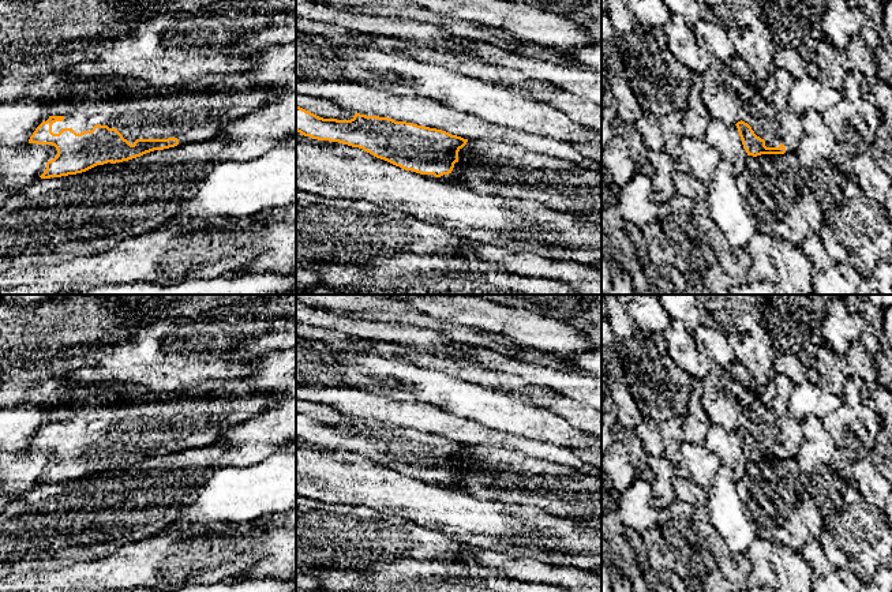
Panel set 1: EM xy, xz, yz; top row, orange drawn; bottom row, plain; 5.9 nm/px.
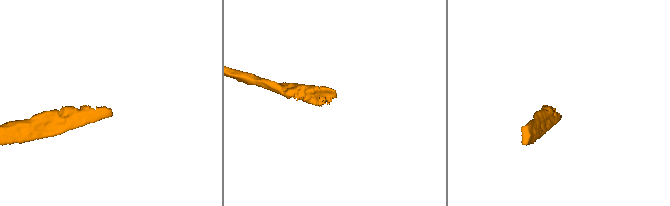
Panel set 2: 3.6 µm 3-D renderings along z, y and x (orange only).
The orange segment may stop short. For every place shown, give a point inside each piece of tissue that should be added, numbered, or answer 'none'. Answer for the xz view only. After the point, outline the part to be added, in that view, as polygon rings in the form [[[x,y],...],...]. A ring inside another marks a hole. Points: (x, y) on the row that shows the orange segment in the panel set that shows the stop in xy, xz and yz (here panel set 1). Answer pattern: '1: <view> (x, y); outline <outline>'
1: xz (450, 178); outline [[[456,162],[453,171],[449,175],[443,175],[441,177],[435,177],[434,175],[424,175],[424,176],[431,179],[431,180],[456,183],[456,176],[460,173],[460,171],[461,171],[461,166],[458,165],[458,162]]]

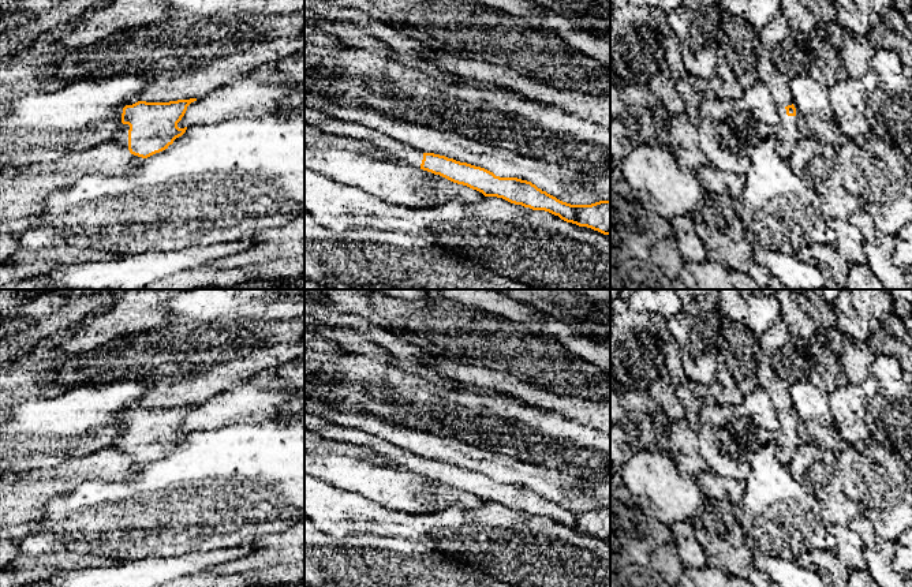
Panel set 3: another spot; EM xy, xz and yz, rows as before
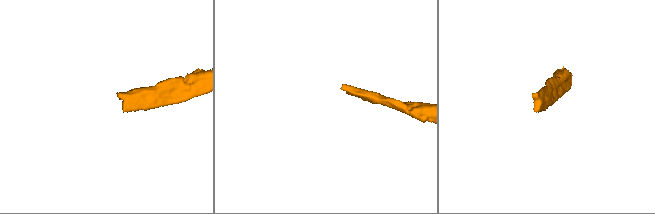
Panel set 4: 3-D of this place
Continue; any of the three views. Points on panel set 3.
1: xy (120, 135); outline [[[119,124],[116,131],[111,135],[109,142],[119,143],[120,146],[128,149],[128,124]]]

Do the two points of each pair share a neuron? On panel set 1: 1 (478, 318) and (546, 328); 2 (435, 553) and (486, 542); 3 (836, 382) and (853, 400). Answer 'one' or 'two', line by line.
1: one
2: two
3: two

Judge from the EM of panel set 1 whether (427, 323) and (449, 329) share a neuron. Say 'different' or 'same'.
same

